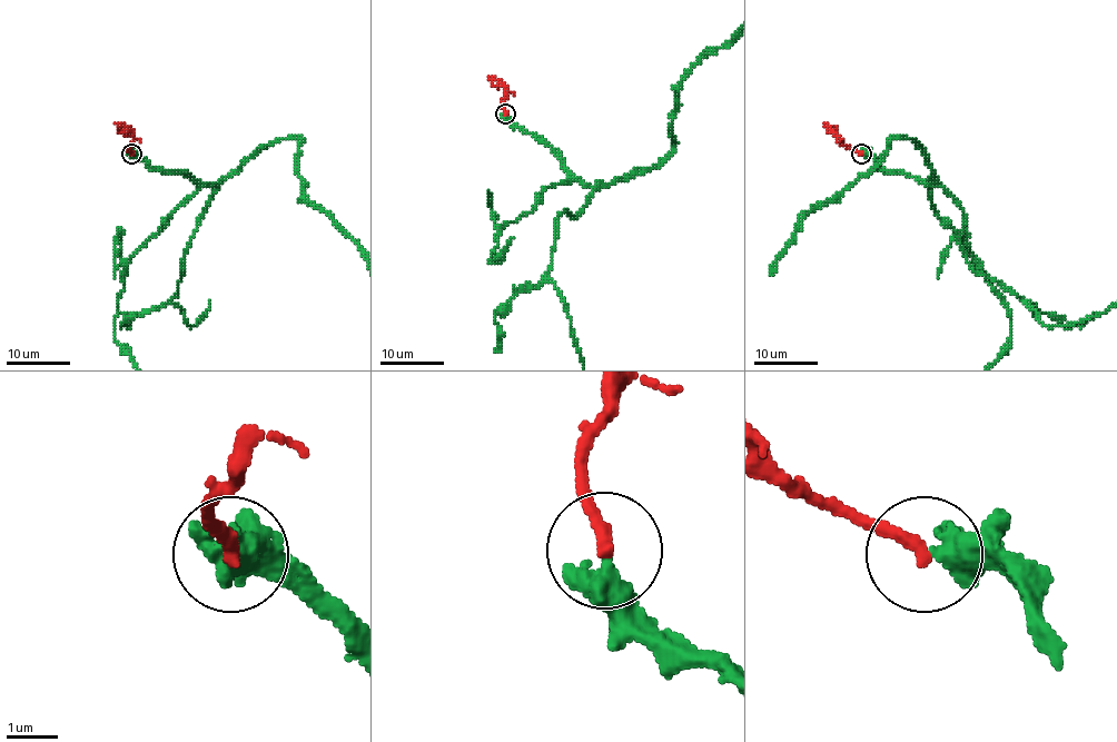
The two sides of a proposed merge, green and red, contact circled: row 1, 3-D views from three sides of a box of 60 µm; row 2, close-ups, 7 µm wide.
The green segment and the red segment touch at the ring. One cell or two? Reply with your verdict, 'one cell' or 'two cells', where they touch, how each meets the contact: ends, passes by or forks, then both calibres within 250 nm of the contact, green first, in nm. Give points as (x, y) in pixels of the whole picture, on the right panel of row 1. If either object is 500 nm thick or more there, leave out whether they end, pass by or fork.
two cells; place (861, 154); calibres 550 and 280 nm

